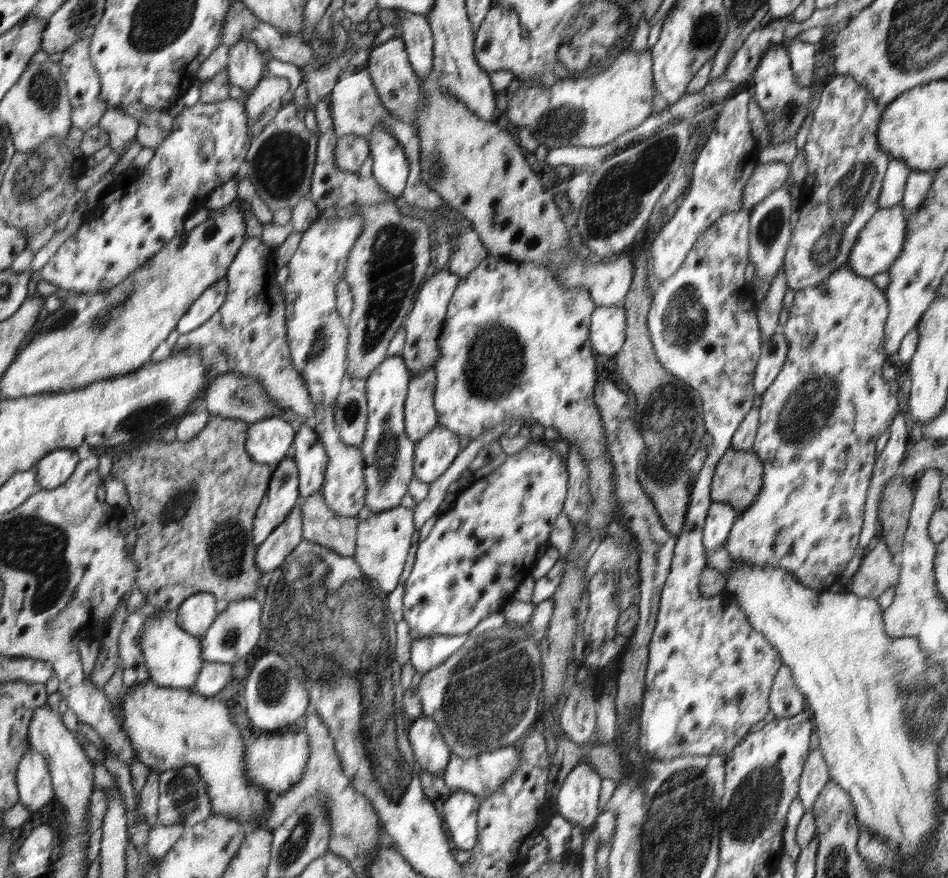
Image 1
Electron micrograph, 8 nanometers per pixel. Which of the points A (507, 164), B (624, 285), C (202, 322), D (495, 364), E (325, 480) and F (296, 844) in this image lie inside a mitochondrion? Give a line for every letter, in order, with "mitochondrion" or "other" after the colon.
A: other
B: other
C: other
D: mitochondrion
E: other
F: mitochondrion

